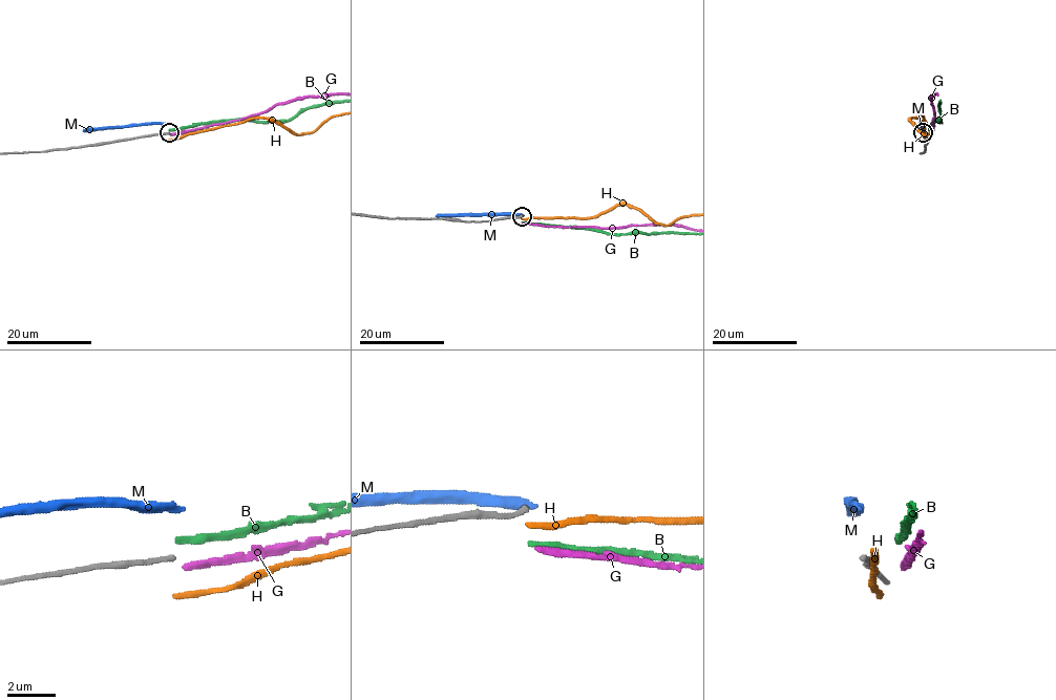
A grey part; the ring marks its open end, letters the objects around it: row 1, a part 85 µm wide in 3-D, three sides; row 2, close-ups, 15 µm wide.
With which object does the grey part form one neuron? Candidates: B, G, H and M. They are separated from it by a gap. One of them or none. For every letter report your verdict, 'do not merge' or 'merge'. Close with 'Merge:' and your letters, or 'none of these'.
B: do not merge
G: do not merge
H: do not merge
M: do not merge
Merge: none of these

